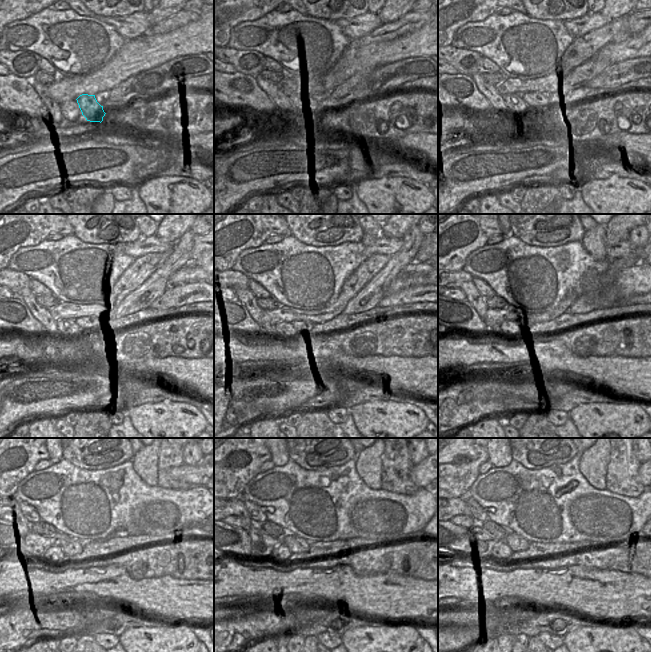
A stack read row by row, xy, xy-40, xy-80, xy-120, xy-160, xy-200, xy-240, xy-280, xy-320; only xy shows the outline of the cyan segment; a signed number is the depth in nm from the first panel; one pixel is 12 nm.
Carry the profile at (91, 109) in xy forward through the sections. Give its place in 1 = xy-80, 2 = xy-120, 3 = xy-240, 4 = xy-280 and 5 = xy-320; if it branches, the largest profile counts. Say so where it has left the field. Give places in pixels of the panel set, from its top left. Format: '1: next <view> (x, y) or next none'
1: next xy-80 (536, 101)
2: next xy-120 (87, 324)
3: next xy-240 (72, 548)
4: next xy-280 (296, 544)
5: next xy-320 (516, 542)

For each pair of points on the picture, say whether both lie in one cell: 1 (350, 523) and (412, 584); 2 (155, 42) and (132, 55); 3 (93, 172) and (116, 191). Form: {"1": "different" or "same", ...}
{"1": "different", "2": "same", "3": "different"}

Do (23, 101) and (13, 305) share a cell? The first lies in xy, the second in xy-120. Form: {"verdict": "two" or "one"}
{"verdict": "one"}

